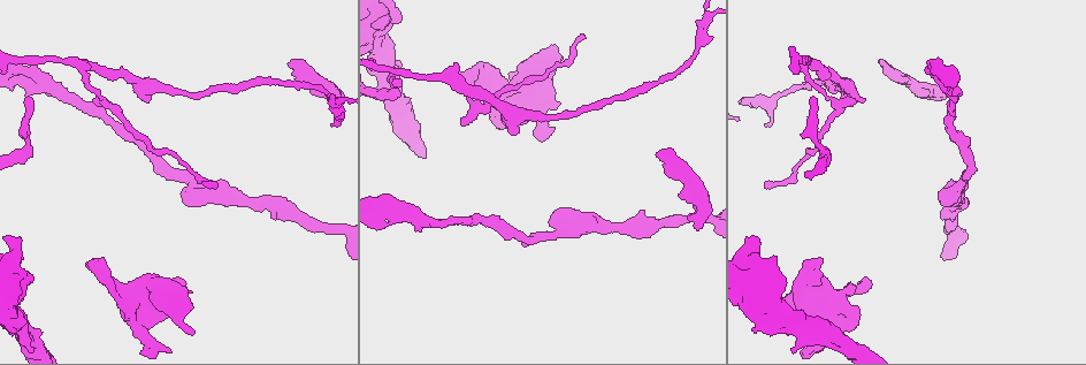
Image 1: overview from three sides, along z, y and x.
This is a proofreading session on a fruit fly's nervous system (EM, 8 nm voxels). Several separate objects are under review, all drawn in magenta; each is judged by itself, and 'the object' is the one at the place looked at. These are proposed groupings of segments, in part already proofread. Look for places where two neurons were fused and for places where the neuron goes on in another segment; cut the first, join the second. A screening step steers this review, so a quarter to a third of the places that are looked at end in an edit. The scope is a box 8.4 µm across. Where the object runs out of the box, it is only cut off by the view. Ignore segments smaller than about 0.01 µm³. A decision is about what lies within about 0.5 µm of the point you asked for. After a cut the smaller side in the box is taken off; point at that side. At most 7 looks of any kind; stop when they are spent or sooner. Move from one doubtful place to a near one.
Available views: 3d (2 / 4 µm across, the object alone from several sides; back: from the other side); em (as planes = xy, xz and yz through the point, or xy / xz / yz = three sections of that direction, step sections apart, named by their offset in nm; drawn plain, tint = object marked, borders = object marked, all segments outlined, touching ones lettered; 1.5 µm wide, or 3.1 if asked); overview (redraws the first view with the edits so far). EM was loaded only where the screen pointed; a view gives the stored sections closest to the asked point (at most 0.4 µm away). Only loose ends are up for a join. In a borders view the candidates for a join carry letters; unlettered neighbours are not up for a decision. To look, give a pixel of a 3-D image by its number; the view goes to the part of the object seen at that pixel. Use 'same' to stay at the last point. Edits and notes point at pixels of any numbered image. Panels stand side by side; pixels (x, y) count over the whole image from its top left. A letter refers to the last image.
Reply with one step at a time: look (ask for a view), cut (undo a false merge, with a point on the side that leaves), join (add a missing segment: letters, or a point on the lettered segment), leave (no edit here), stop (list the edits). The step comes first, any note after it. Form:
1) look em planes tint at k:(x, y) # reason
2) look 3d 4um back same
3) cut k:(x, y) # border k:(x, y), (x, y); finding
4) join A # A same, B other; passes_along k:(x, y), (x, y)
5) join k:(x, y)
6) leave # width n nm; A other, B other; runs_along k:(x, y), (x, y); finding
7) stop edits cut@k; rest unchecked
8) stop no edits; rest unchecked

look 3d 4um at 1:(190, 309) # stops while still wide

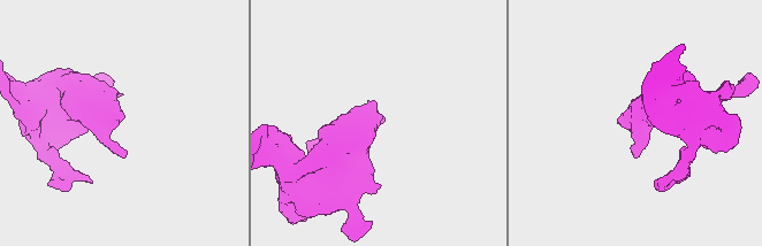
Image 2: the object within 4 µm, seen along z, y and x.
look em xy step 4 borders at 2:(377, 104) # shape alone is not enough

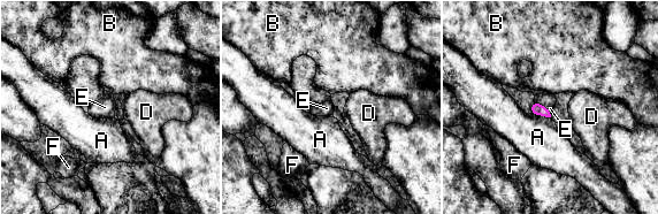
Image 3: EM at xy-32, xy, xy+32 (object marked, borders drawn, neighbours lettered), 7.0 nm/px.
look em planes borders same

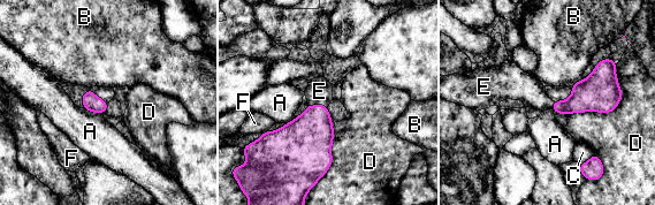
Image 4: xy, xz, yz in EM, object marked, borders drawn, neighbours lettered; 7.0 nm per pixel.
join E # A other, B other, C other, D other, E same, F other; the neuron continues

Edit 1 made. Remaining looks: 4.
look 3d 2um at 1:(398, 81) # an open end

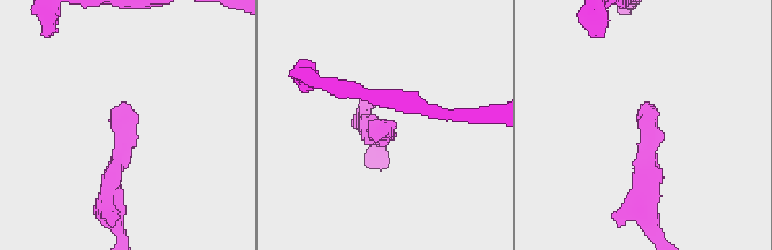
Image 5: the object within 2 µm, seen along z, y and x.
look em yz step 4 borders at 5:(385, 134)

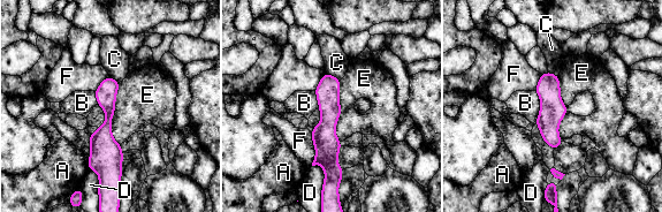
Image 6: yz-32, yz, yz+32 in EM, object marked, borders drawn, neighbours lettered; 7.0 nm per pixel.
leave # A other, B other, C other, D other, E other, F other; runs_along 6:(326, 77), (328, 161), (339, 176); no lettered segment goes on from it

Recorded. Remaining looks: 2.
stop edits join@4; rest unchecked

